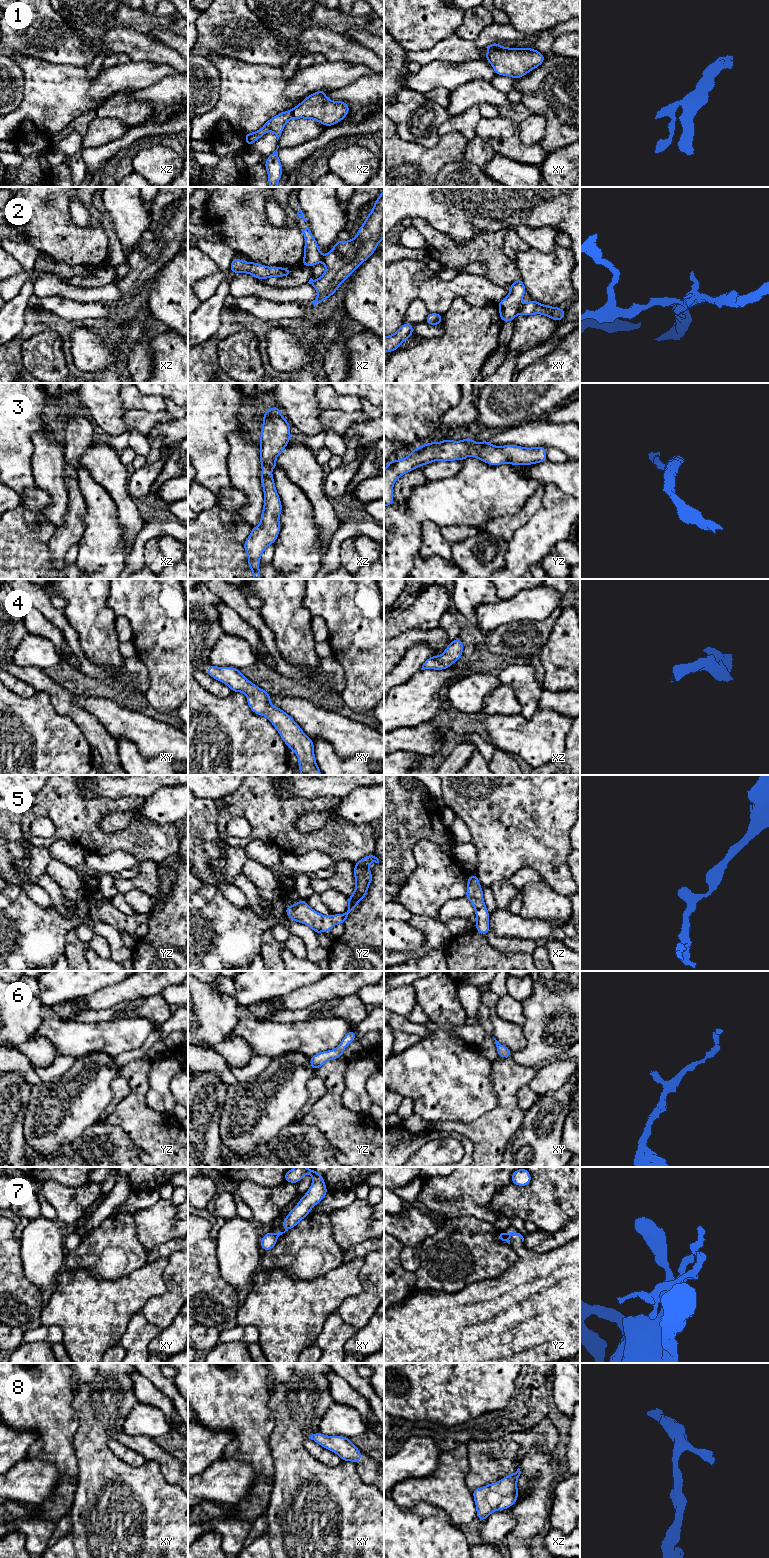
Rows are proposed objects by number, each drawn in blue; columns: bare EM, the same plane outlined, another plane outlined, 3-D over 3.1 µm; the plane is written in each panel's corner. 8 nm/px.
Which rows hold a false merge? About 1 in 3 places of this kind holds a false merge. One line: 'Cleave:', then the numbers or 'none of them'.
Cleave: 2, 7

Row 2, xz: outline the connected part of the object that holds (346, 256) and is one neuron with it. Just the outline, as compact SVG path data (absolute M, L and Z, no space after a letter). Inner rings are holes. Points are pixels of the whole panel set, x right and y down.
M384 189L359 227L357 236L349 241L337 240L333 249L324 256L324 274L317 280L310 278L308 283L318 292L317 298L311 301L314 307L333 295L350 274L372 256L383 238Z

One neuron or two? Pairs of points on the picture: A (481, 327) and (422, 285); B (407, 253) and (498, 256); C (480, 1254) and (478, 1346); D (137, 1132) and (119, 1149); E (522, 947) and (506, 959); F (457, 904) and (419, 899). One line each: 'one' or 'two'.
A: two
B: two
C: two
D: two
E: two
F: two

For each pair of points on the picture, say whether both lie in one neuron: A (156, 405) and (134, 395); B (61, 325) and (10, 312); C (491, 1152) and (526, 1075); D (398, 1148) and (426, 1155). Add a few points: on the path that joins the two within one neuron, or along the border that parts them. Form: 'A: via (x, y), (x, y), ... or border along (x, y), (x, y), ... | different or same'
A: via (151, 404), (139, 400) | same
B: border along (28, 306), (25, 312), (24, 325), (14, 337) | different
C: via (491, 1133), (507, 1117), (507, 1093) | same
D: border along (432, 1137), (410, 1156) | different

